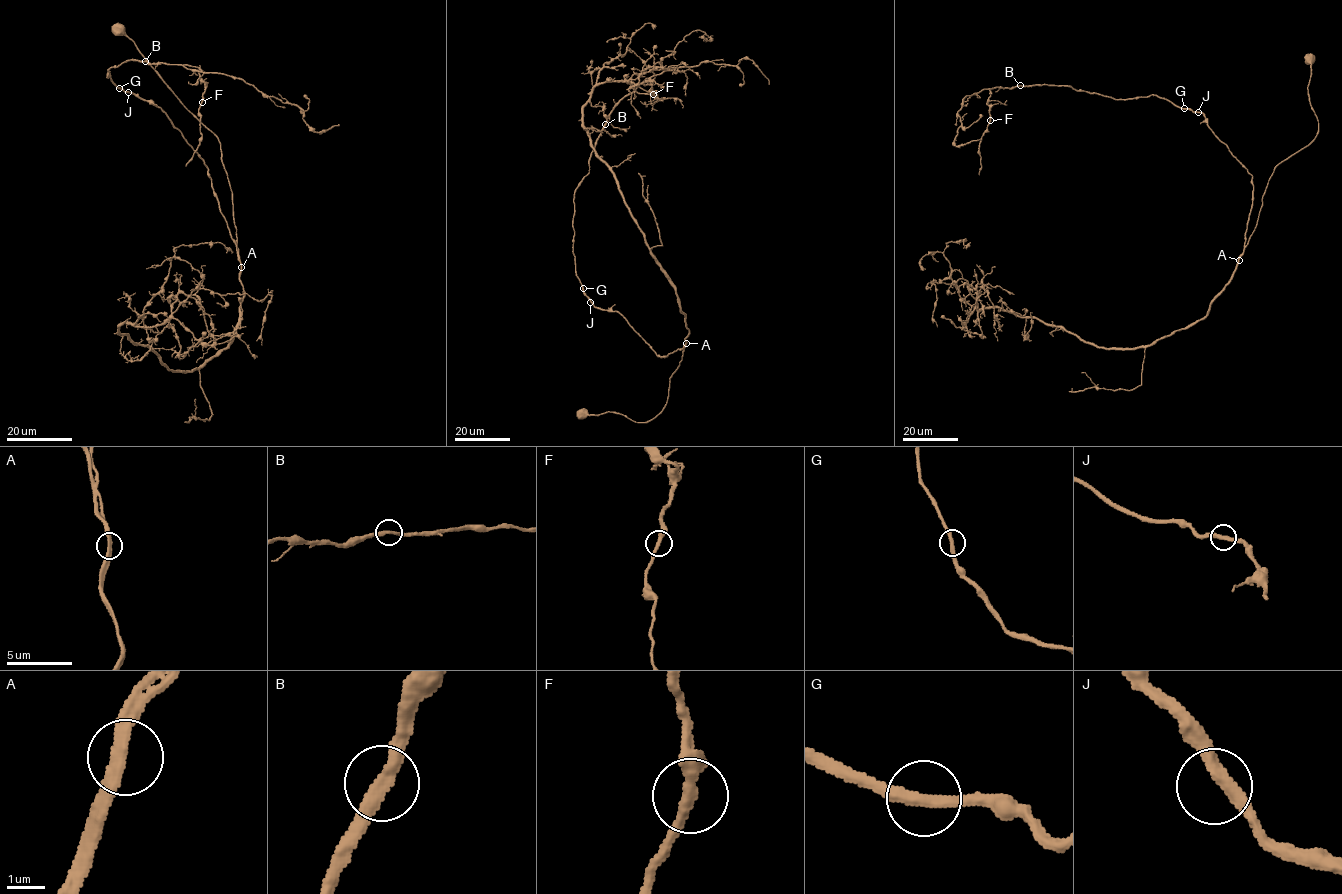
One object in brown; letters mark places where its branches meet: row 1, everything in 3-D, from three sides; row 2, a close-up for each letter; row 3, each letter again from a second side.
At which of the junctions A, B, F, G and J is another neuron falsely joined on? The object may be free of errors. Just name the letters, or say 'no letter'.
no letter

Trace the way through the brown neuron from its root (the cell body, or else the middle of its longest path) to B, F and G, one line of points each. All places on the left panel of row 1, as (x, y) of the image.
B: (120, 30), (218, 139), (238, 251), (201, 157), (160, 107), (107, 76), (126, 61), (145, 61)
F: (120, 30), (218, 139), (238, 251), (203, 160), (107, 71), (129, 60), (196, 66), (202, 102)
G: (120, 30), (177, 98), (218, 139), (232, 193), (238, 251), (203, 160), (160, 107), (119, 88)

